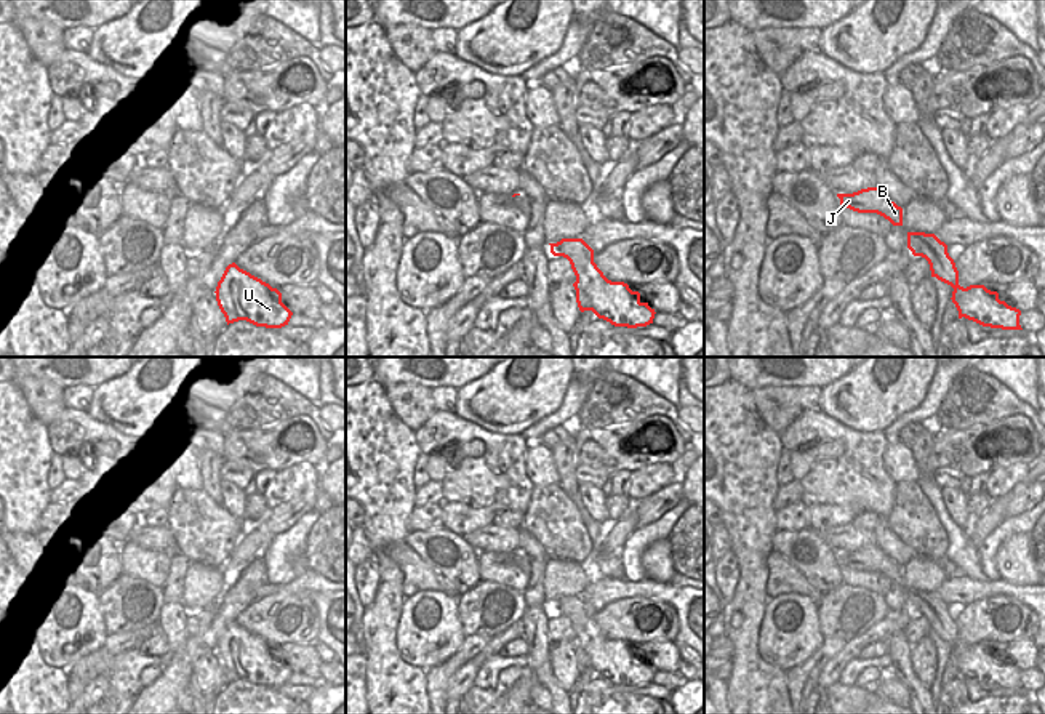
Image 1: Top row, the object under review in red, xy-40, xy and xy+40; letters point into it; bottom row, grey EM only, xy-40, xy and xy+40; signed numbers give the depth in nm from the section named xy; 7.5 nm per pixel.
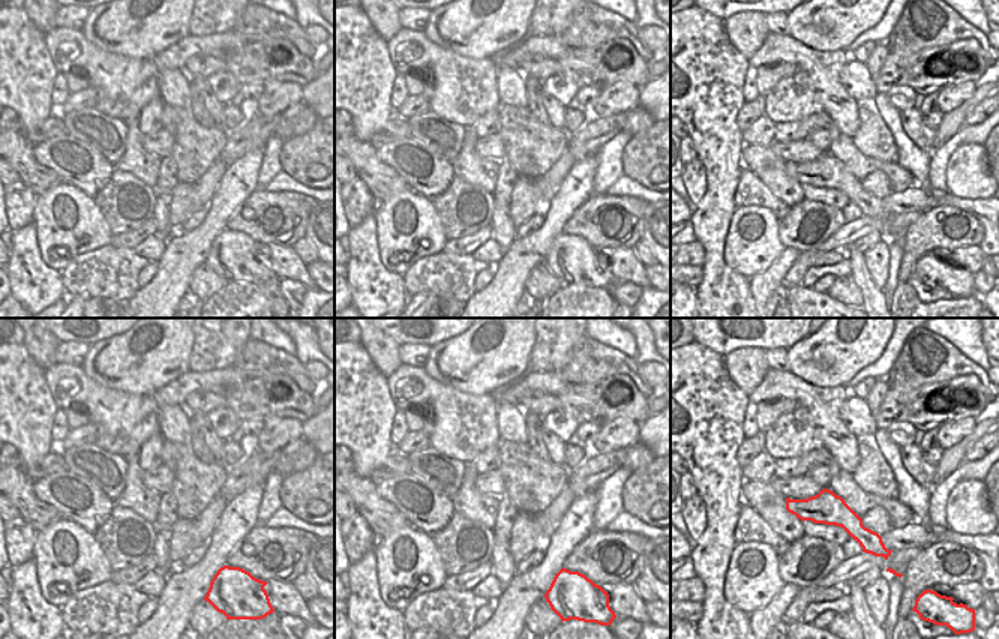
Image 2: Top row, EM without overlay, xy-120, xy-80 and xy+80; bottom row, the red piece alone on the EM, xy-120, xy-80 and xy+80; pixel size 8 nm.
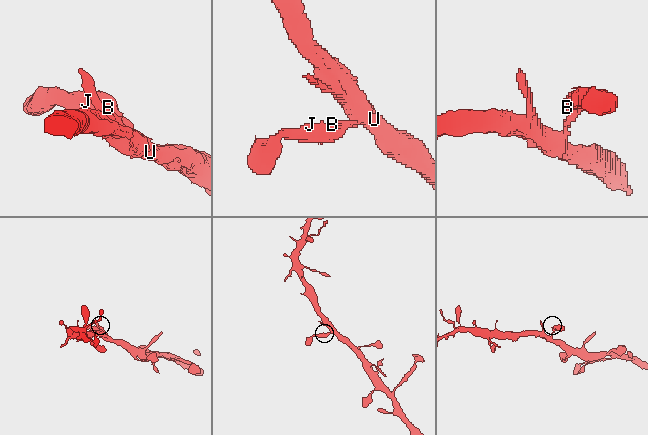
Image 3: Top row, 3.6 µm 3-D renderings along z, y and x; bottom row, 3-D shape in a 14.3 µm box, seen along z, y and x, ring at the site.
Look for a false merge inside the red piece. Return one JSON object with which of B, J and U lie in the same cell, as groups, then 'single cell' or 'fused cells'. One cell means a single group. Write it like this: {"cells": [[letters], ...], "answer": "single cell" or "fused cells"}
{"cells": [["B", "J", "U"]], "answer": "single cell"}

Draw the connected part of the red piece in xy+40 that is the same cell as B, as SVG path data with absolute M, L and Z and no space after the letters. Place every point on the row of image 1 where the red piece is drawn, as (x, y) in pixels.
M879 187L861 189L853 194L837 194L840 205L858 213L877 213L893 226L903 226L903 208L891 202Z

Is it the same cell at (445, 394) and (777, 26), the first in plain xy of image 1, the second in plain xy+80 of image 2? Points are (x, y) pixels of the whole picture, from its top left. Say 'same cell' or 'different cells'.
same cell

